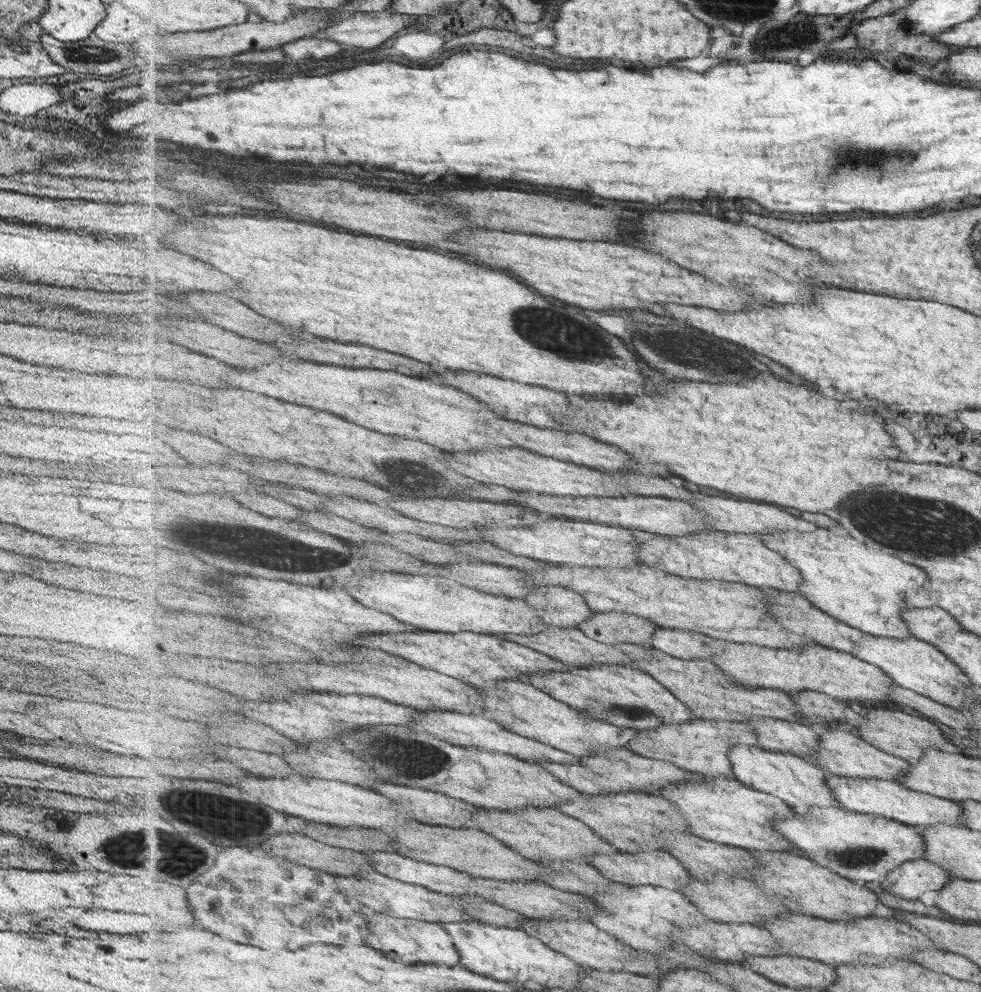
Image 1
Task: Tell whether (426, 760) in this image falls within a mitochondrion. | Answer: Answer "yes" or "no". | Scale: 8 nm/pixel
yes

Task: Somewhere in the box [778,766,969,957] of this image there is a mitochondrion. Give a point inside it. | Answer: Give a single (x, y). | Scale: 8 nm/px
(861, 857)

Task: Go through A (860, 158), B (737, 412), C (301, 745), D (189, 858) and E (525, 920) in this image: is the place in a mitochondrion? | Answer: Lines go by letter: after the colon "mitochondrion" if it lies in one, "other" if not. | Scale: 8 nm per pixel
A: mitochondrion
B: other
C: other
D: mitochondrion
E: other

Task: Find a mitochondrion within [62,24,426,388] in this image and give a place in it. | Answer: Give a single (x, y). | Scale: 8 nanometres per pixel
(82, 53)

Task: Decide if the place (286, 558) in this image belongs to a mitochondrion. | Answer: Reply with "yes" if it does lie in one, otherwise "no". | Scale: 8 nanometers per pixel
yes

